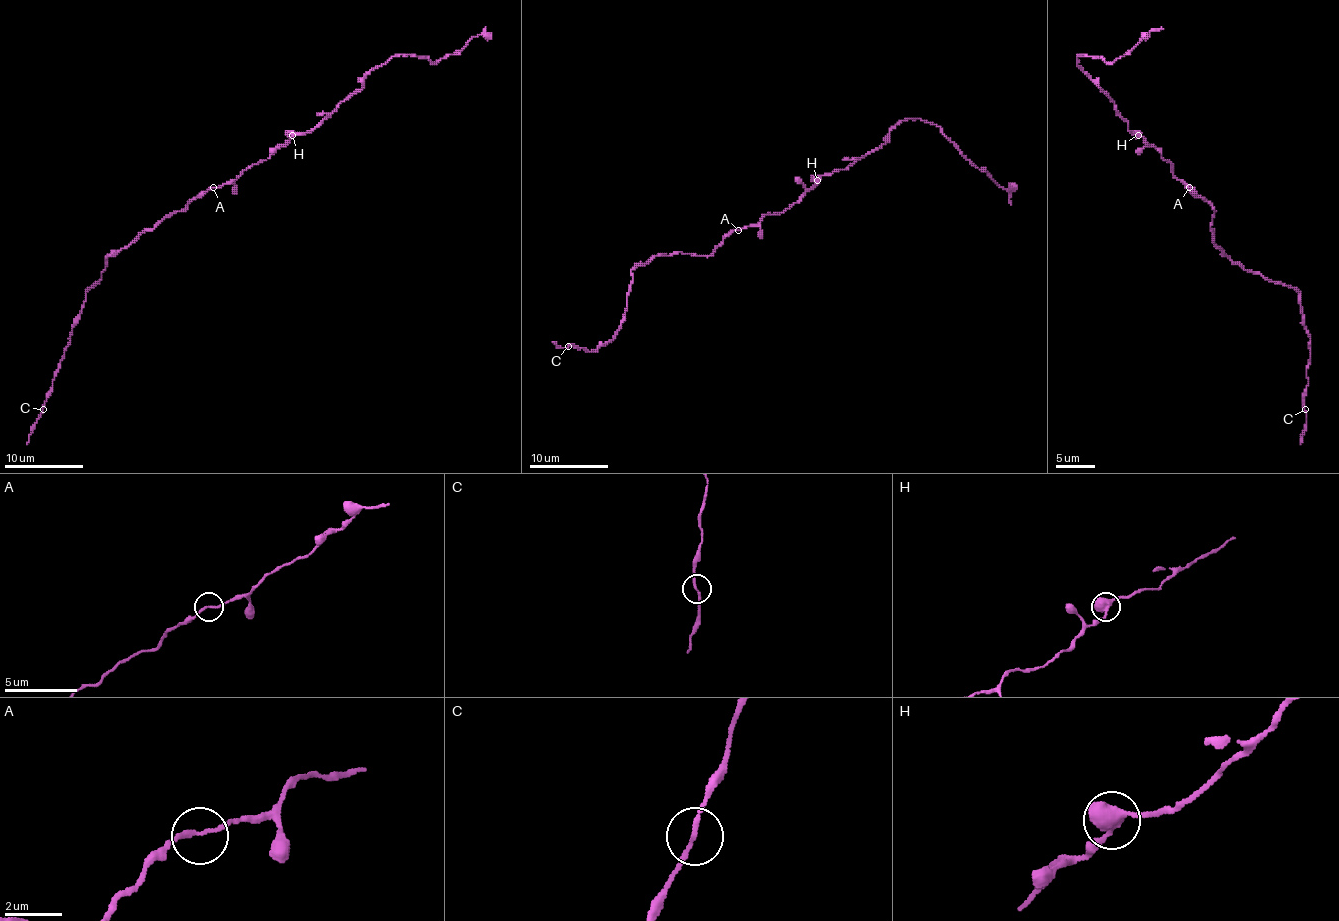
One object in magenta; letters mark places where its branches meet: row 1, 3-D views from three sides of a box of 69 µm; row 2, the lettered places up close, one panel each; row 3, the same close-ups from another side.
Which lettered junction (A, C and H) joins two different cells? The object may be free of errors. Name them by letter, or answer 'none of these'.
none of these

